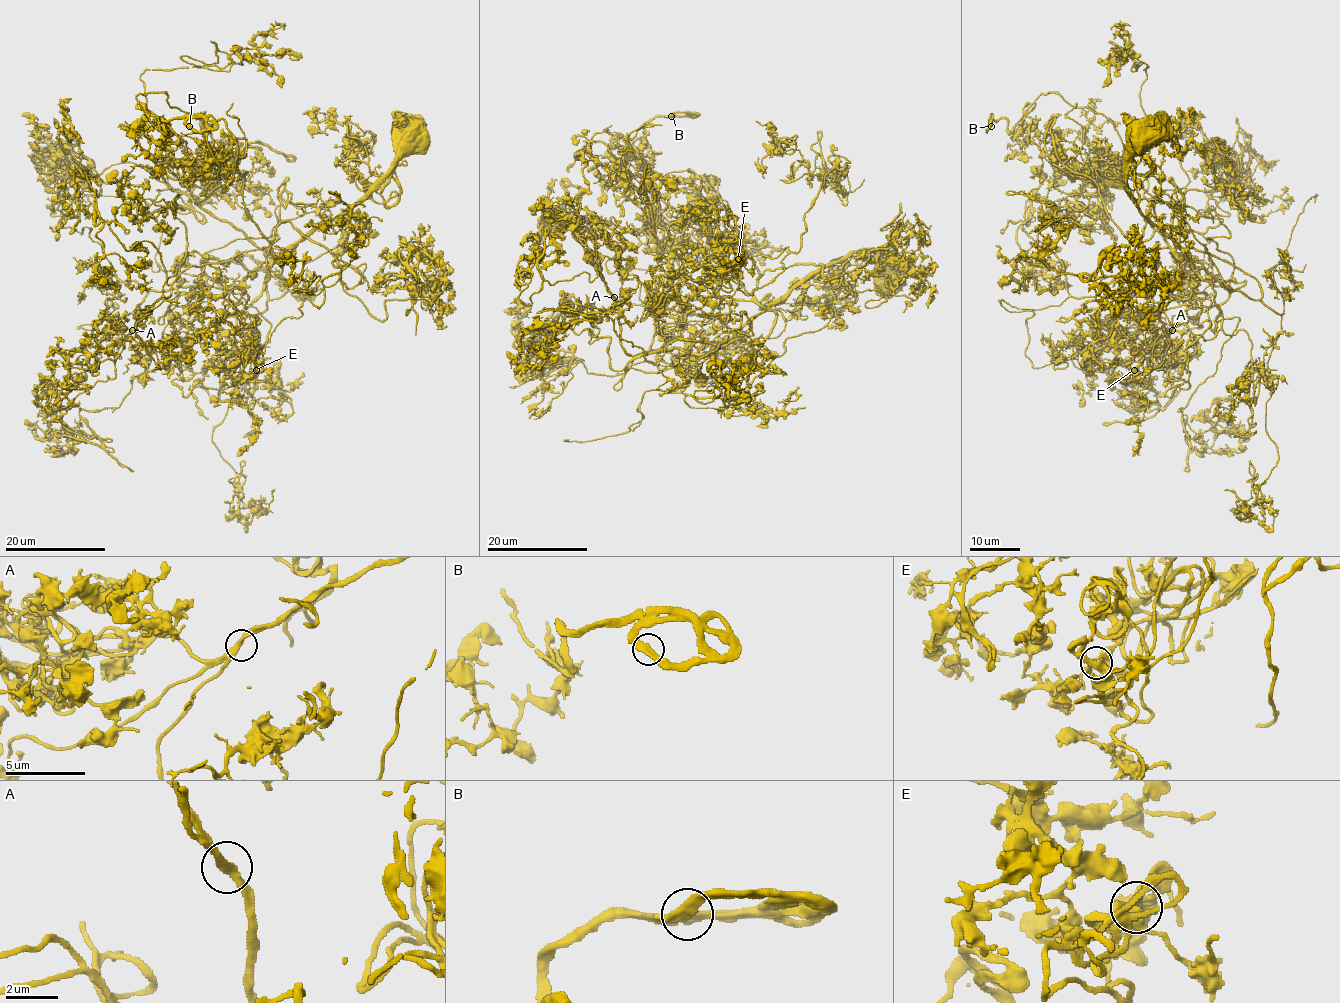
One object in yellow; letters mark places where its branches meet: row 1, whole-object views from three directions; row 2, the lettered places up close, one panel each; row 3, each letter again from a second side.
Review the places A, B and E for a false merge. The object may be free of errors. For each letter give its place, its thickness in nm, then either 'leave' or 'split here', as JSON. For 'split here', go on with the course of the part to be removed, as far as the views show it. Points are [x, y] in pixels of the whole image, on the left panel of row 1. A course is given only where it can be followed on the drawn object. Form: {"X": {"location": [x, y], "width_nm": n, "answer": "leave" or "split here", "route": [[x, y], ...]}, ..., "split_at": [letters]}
{"A": {"location": [132, 330], "width_nm": 320, "answer": "leave"}, "B": {"location": [189, 126], "width_nm": 340, "answer": "leave"}, "E": {"location": [256, 370], "width_nm": 320, "answer": "leave"}, "split_at": []}

